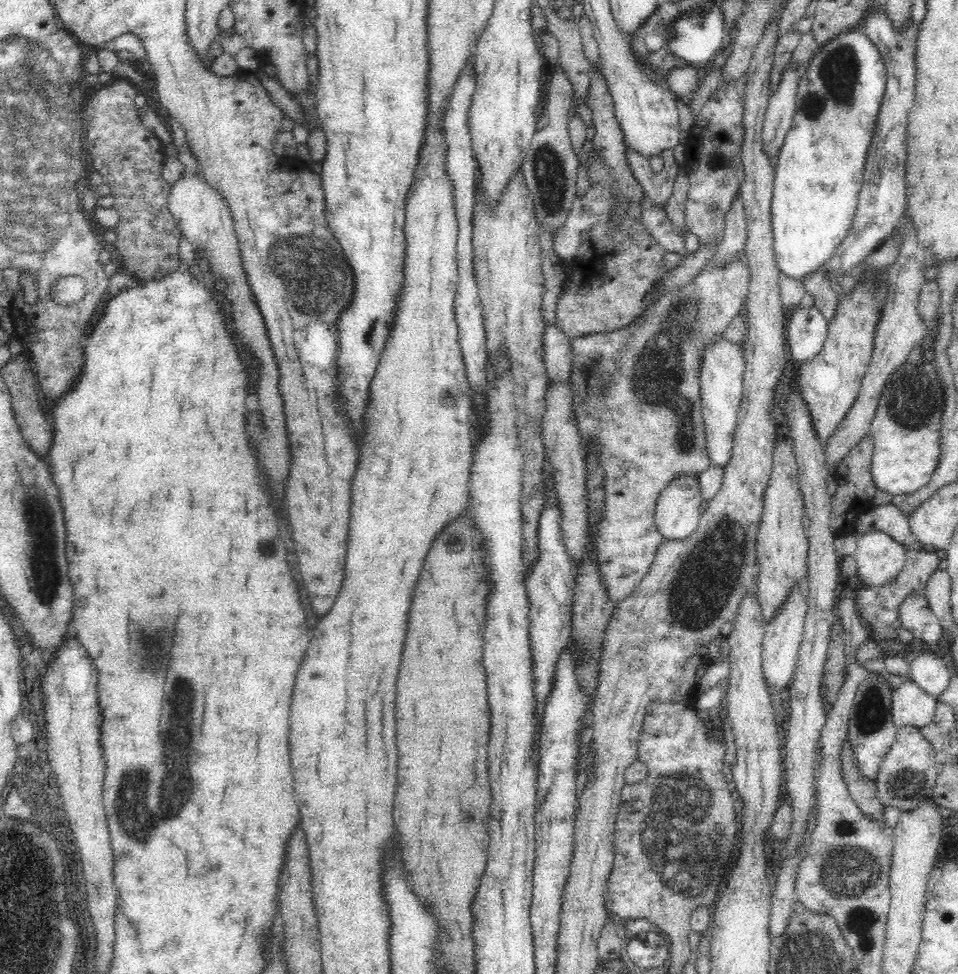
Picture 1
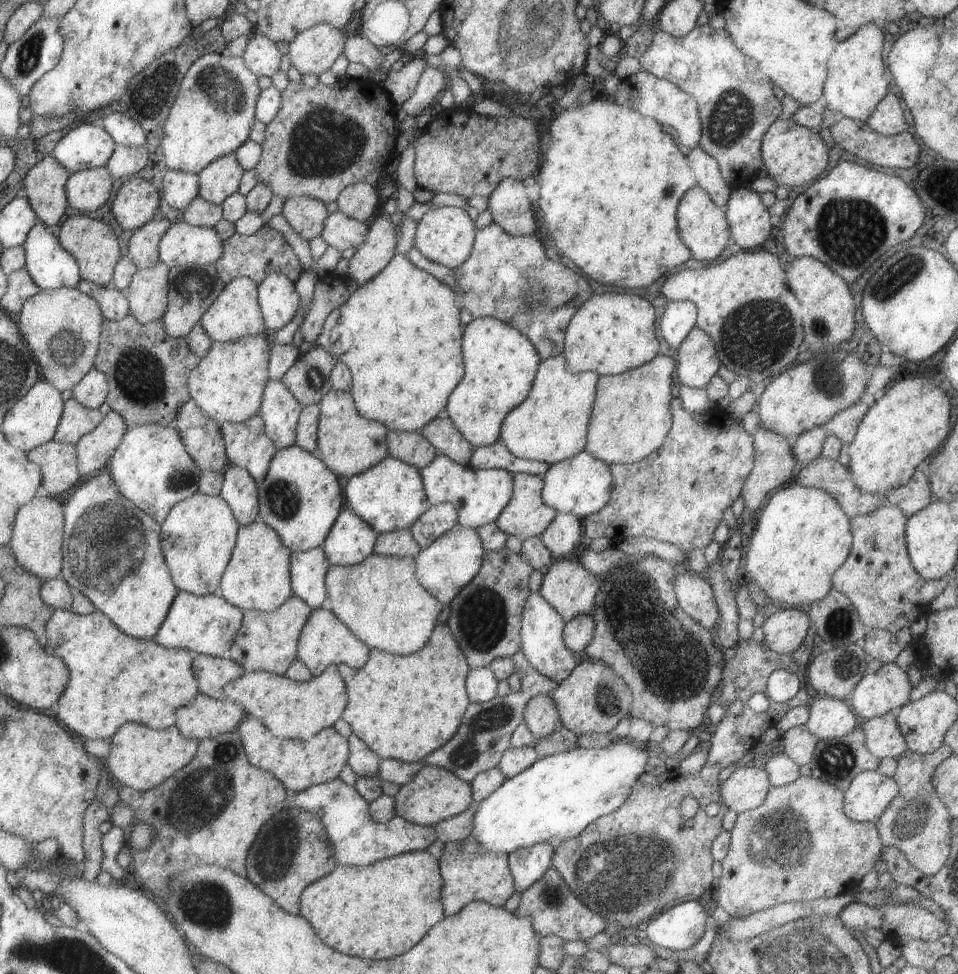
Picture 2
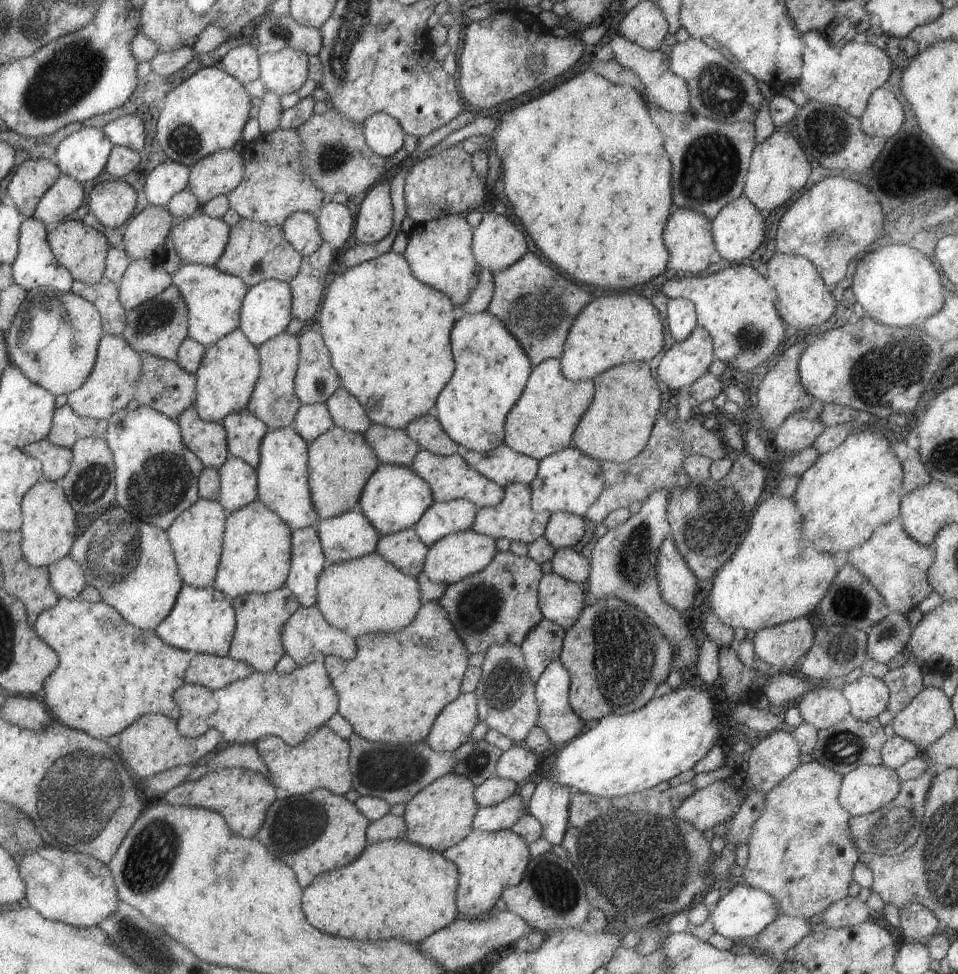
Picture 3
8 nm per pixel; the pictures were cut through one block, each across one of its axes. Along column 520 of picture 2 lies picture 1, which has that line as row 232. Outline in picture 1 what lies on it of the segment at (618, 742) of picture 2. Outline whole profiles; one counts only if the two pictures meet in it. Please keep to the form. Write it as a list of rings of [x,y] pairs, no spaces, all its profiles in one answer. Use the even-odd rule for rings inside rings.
[[[858,29],[827,41],[805,67],[796,93],[796,112],[776,156],[770,214],[772,254],[780,274],[802,280],[834,254],[851,228],[856,212],[868,149],[875,131],[887,75],[876,45]]]

